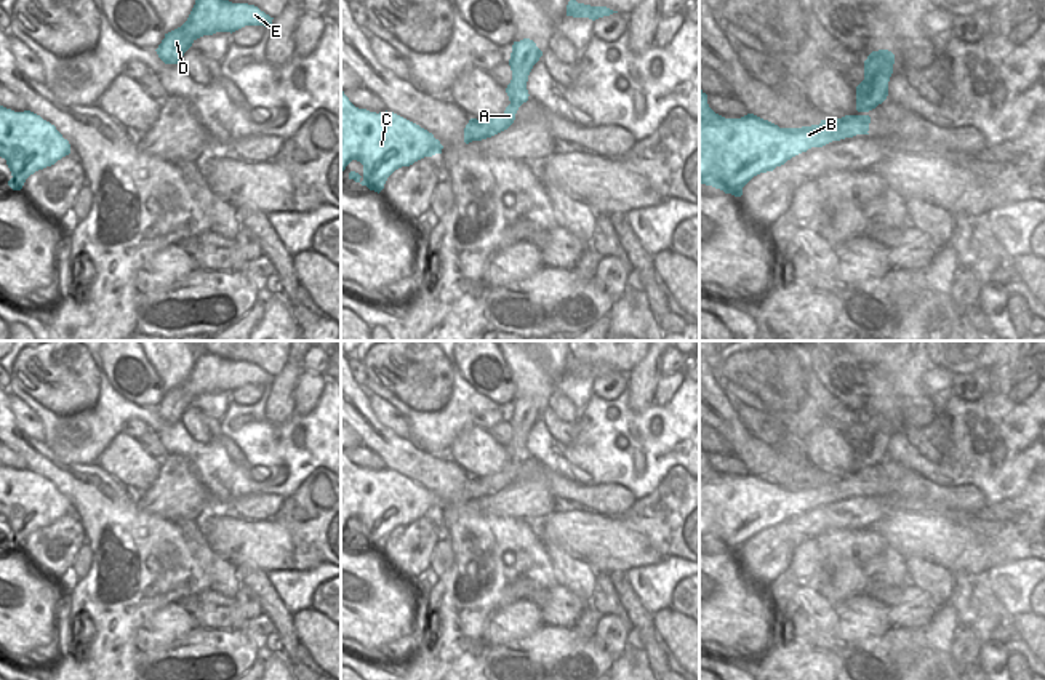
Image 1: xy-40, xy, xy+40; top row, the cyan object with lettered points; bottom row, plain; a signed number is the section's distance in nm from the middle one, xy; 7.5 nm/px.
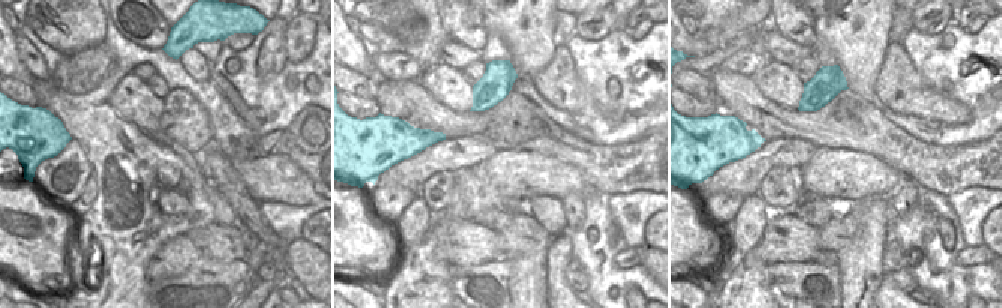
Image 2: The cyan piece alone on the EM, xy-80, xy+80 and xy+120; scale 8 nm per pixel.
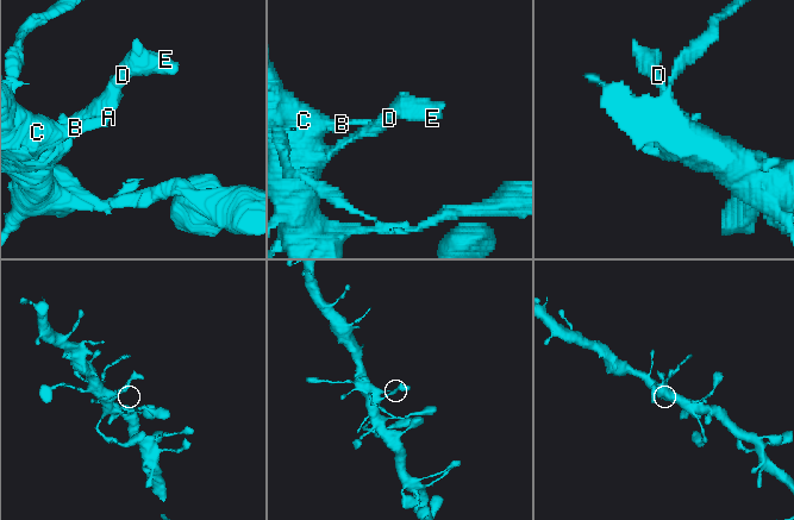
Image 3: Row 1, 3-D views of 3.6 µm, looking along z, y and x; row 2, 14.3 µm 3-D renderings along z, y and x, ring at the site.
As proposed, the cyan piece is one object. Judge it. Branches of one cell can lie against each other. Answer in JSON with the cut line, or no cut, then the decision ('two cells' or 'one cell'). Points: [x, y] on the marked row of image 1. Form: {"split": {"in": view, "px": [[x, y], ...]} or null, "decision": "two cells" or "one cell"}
{"split": null, "decision": "one cell"}

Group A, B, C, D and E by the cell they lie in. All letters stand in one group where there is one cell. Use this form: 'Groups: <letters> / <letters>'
Groups: A B C D E

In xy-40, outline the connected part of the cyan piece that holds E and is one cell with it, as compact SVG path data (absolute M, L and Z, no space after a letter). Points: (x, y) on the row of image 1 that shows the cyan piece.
M195 0L187 21L165 34L155 51L165 64L178 64L192 43L203 35L232 34L245 26L266 27L272 24L272 19L254 5L232 3L229 0Z

